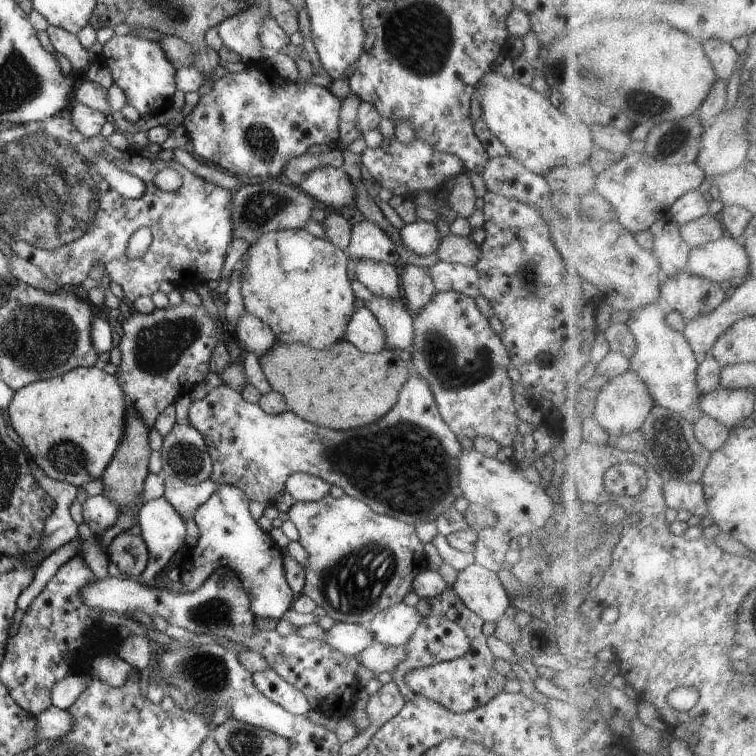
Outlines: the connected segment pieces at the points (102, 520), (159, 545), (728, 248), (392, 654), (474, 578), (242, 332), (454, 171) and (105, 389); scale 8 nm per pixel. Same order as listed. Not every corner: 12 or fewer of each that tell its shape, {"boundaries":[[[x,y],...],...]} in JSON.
{"boundaries":[[[104,493],[82,500],[83,522],[96,537],[116,524],[120,511]],[[162,496],[136,522],[149,552],[151,584],[186,544],[186,523]],[[727,234],[693,249],[689,269],[724,282],[751,275],[744,243]],[[374,642],[357,658],[377,675],[407,659],[404,645]],[[476,563],[451,587],[484,623],[511,606],[498,575]],[[248,312],[235,336],[259,360],[277,341],[271,328]],[[420,139],[362,151],[386,196],[440,192],[465,170]],[[97,365],[14,391],[13,436],[53,479],[101,478],[130,402]]]}

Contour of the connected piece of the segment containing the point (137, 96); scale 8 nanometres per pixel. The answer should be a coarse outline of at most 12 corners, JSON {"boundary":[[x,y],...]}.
{"boundary":[[128,33],[99,59],[141,117],[172,108],[176,71],[163,46]]}

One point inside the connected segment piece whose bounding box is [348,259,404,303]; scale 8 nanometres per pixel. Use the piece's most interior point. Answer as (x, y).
(381, 278)

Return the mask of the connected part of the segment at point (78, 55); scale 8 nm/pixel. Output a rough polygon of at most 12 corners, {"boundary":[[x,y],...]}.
{"boundary":[[50,24],[46,32],[74,70],[90,64],[76,34]]}

